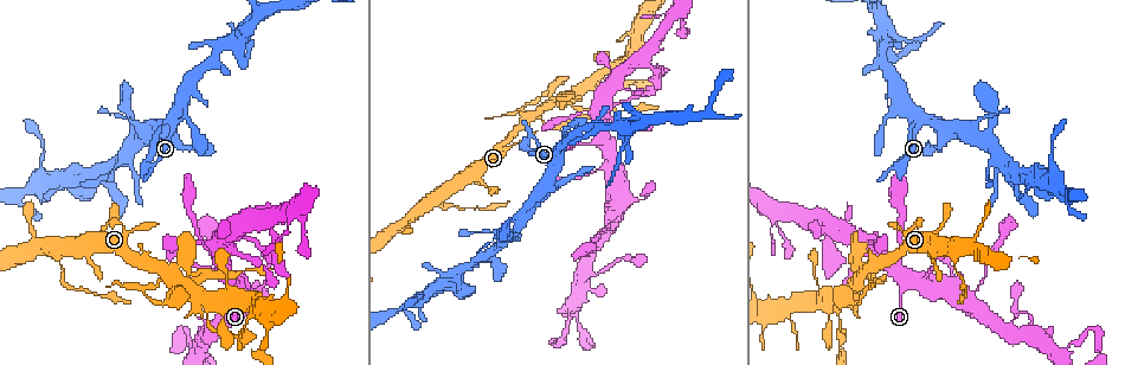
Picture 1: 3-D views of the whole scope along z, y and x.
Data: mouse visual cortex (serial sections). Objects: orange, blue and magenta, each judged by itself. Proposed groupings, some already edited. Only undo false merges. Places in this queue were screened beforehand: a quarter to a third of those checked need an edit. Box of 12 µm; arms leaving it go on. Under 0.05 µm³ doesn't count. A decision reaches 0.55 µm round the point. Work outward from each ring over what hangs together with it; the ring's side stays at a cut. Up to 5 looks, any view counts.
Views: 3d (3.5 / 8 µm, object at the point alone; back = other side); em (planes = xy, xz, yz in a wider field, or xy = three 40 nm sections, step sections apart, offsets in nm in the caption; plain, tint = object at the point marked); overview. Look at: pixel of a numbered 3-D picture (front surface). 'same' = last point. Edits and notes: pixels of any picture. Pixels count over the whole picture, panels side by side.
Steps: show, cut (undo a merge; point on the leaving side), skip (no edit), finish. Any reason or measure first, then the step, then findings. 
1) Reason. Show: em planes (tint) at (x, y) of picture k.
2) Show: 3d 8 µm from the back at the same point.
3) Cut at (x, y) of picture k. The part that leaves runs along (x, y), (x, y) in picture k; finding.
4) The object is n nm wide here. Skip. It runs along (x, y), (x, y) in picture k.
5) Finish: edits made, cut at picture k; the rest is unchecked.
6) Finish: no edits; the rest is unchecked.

Three arms meet. Show: 3d 3.5 µm at (1027, 334) of picture 1.

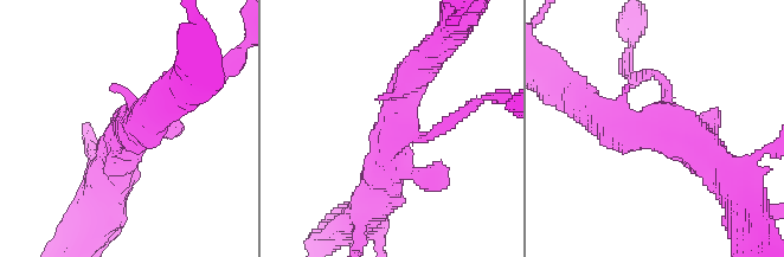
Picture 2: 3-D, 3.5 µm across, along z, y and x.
3 arms meet here; the arms are 150, 400, 500 nm wide; now the EM. Show: em xy step 5 (tint) at (391, 124) of picture 2.

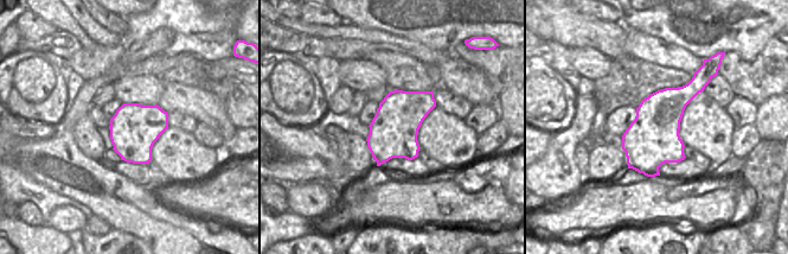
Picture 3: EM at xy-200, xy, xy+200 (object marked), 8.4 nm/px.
Skip. It runs along (589, 107), (717, 165) in picture 2; all the same cell.

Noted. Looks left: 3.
Thin arm on a thick one. Show: em planes (tint) at (56, 251) of picture 1.

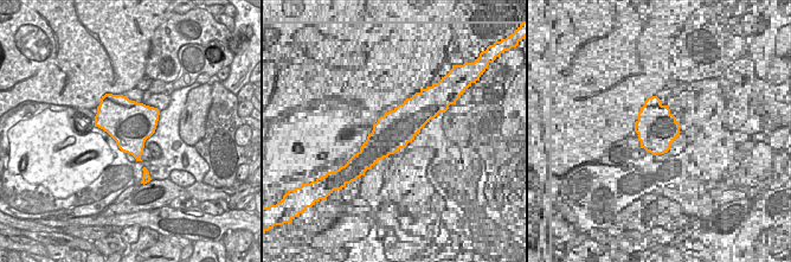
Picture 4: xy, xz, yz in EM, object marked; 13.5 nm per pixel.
Show: 3d 3.5 µm from the back at the same point.

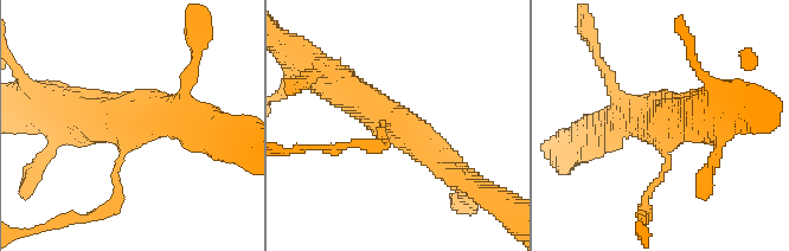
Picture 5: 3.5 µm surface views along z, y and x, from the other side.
The arms are 100, 350, 500 nm wide. Cut at (647, 194) of picture 5. The part that leaves runs along (666, 156), (641, 221) in picture 5; a second cell is stuck on.

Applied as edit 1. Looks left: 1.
Finish: edits made, cut at picture 5; the rest is unchecked.

